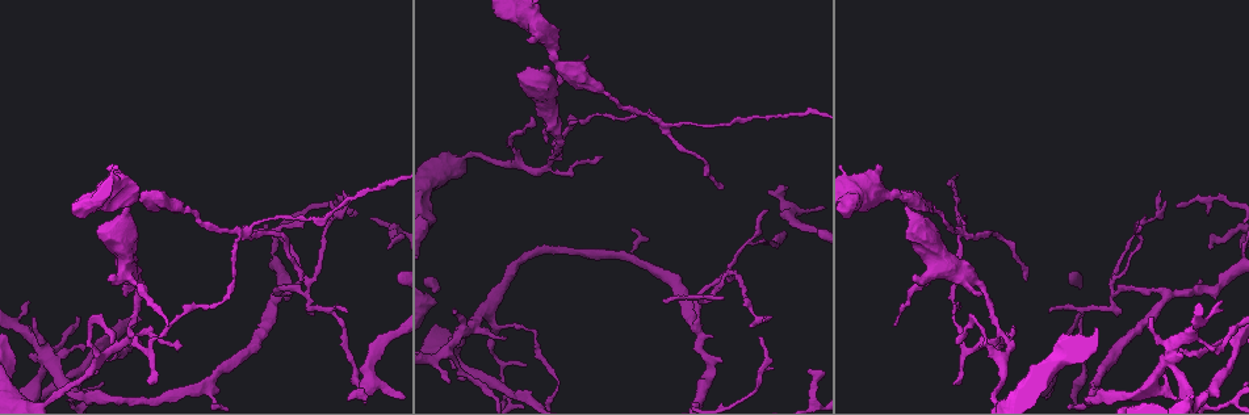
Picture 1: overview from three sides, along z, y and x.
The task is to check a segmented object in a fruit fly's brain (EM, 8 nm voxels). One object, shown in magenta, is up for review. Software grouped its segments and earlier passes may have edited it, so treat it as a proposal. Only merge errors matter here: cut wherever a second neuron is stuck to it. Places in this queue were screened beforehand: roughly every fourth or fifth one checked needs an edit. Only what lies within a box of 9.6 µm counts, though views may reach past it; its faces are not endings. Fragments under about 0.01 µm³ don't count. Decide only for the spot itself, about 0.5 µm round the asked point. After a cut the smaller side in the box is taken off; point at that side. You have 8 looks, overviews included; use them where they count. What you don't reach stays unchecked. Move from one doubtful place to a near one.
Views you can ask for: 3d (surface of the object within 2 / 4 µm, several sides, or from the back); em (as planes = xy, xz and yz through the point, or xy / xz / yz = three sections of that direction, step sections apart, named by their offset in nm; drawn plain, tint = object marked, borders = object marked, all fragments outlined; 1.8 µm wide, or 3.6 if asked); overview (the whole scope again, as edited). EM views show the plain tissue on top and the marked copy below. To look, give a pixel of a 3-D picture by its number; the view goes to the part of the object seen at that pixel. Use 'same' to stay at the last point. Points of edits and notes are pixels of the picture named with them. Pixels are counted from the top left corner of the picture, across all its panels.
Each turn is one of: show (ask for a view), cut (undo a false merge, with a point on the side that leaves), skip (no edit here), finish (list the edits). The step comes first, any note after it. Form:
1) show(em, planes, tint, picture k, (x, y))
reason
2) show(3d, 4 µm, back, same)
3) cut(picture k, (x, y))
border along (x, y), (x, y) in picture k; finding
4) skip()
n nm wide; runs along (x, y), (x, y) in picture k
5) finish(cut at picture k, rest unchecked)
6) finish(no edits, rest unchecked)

show(3d, 4 µm, back, picture 1, (467, 328))

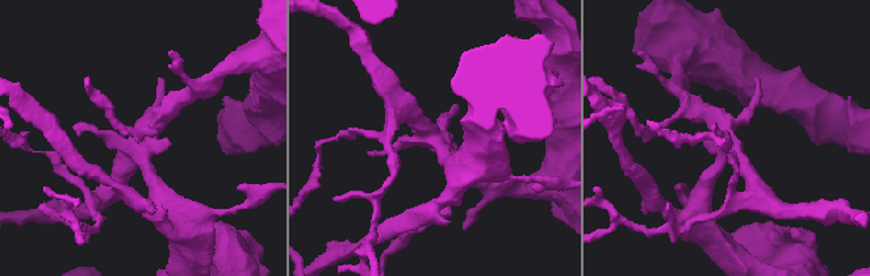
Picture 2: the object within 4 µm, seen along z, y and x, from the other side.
show(em, 3.6 µm, planes, borders, picture 2, (429, 134))

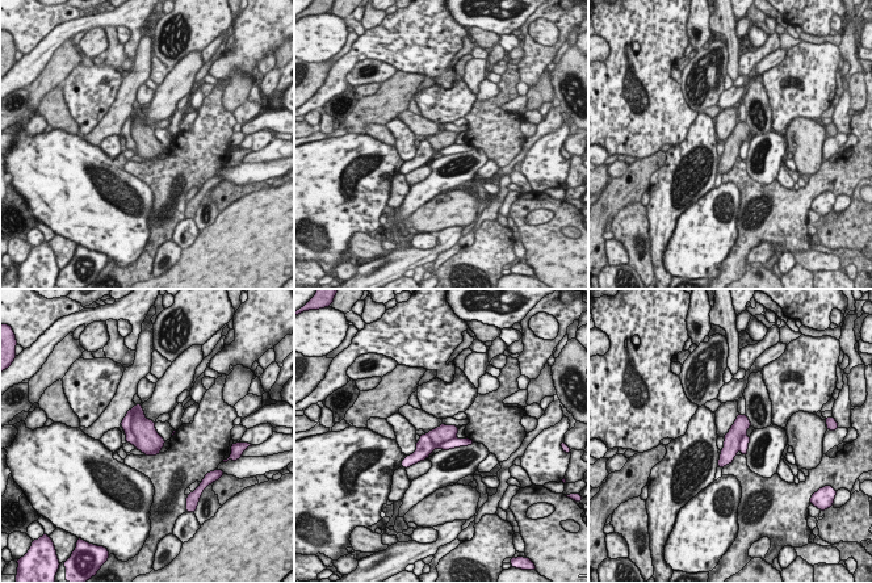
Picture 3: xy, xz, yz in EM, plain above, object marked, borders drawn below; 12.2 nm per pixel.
skip()
continuous, no second neuron

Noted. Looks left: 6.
show(3d, 2 µm, picture 1, (127, 337))
three-way junction

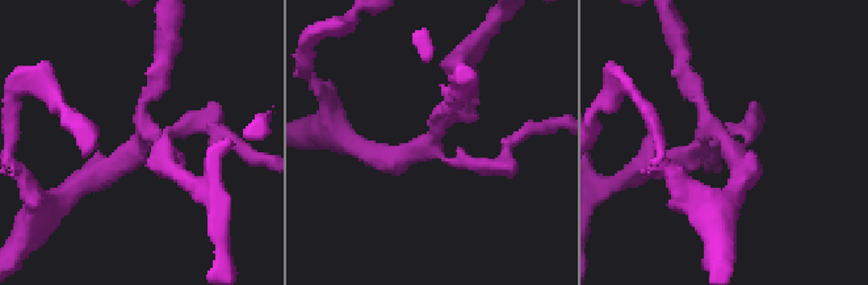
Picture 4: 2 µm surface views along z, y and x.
show(em, planes, tint, picture 4, (142, 142))

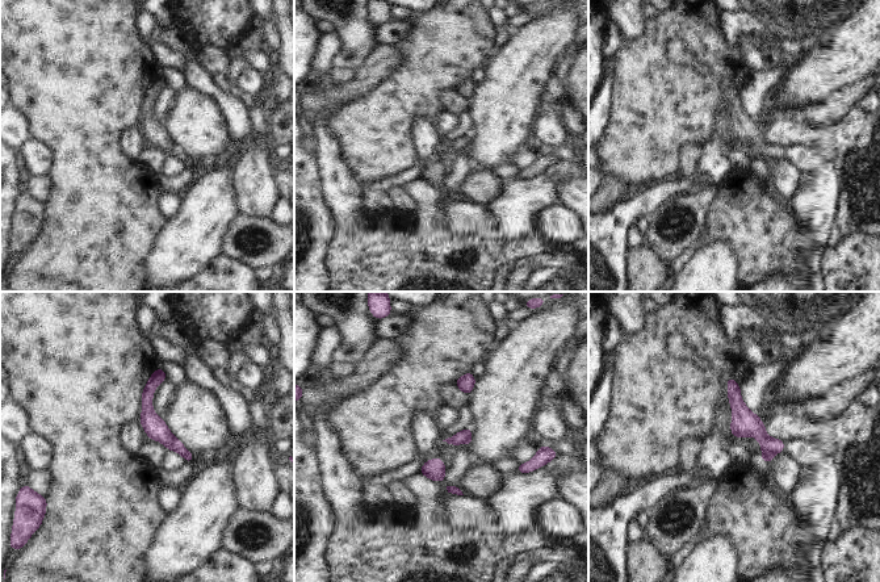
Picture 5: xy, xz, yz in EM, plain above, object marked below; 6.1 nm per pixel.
skip()
one neuron here

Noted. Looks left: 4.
show(em, planes, tint, picture 1, (960, 237))
abrupt turn

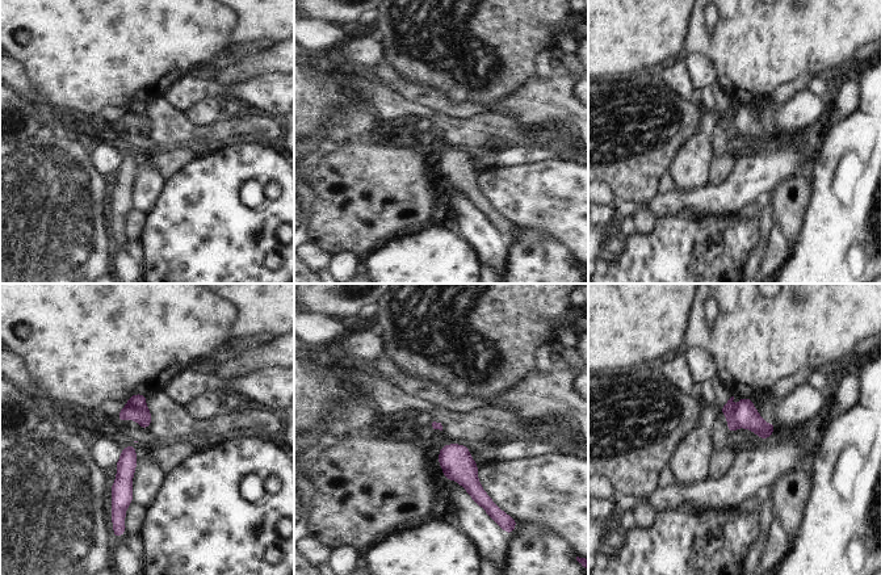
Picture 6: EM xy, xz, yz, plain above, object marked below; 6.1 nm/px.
cut(picture 6, (128, 412))
border along (128, 403), (139, 408), (145, 406) in picture 6; two neurons meet here

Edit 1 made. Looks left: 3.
finish(cut at picture 6, rest unchecked)

